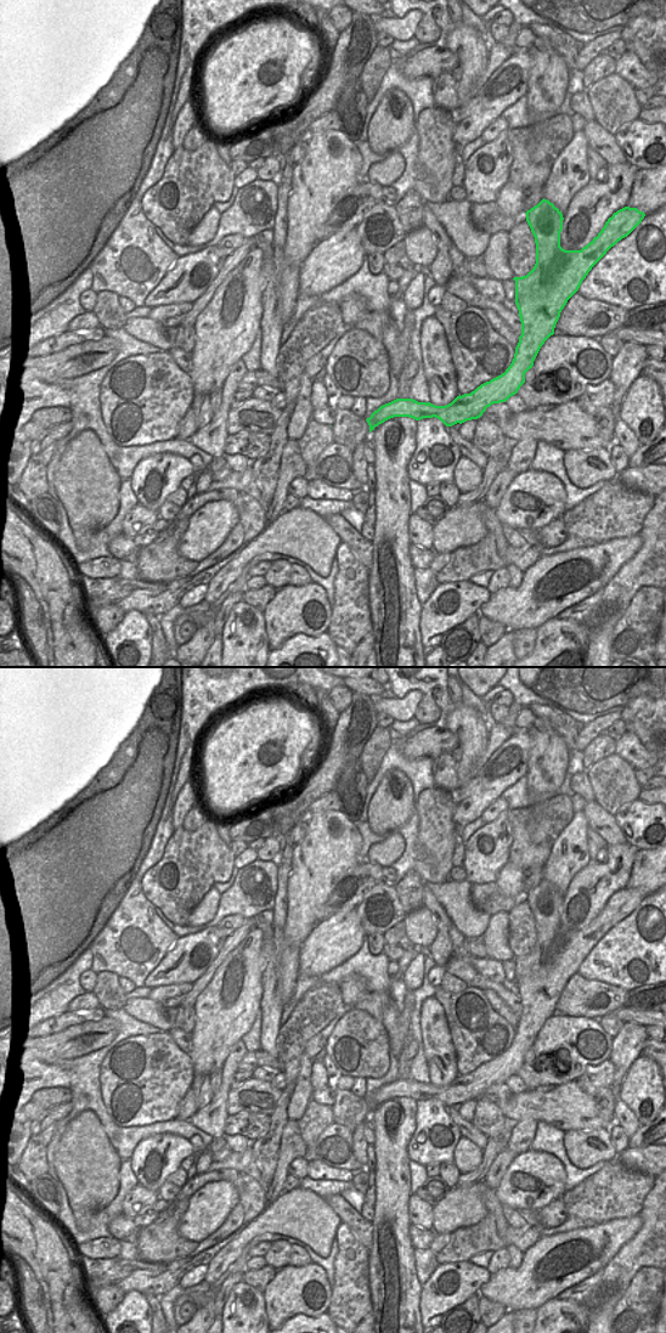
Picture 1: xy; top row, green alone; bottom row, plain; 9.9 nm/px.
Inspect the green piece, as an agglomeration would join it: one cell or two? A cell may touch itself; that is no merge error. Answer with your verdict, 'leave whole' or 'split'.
split

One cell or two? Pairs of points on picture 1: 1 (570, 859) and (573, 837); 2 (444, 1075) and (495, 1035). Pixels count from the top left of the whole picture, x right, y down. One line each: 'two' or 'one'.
1: one
2: two

